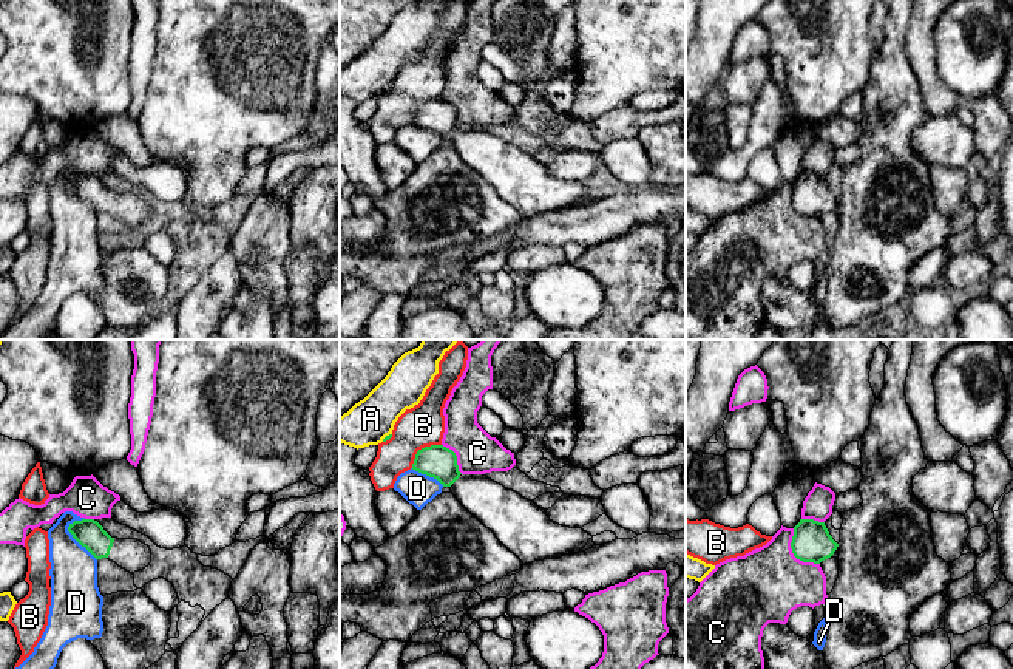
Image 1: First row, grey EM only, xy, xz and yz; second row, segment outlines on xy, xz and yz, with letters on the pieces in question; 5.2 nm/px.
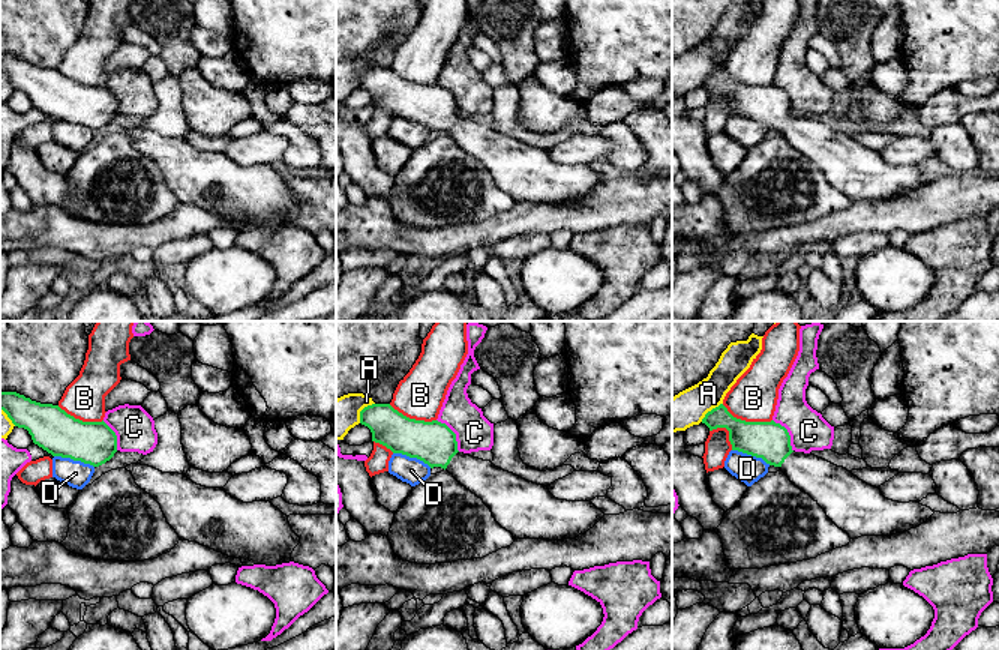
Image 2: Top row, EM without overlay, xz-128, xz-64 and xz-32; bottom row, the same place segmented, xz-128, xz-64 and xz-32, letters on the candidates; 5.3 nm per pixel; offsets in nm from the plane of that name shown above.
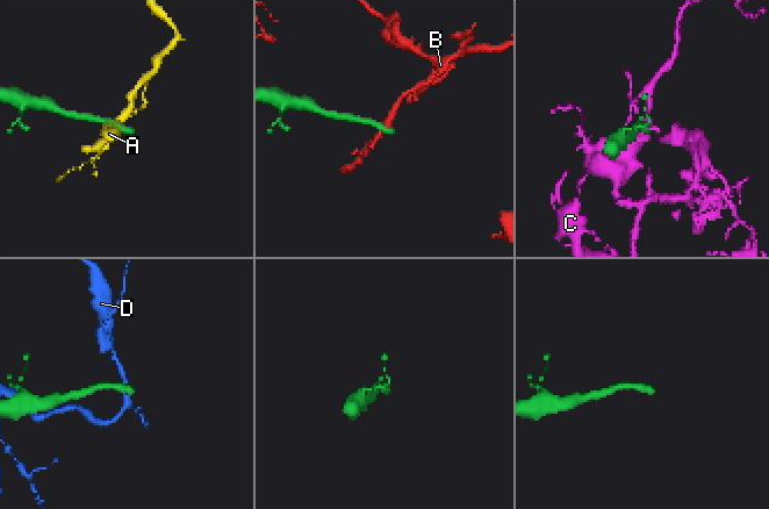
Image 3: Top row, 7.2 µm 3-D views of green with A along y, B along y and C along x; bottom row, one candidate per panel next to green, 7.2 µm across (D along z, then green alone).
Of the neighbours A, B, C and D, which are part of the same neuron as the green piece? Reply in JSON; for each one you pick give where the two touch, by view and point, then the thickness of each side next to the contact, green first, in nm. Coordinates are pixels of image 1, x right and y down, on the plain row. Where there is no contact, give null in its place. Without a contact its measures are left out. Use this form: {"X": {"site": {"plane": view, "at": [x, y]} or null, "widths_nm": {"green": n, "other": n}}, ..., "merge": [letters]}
{"merge": []}

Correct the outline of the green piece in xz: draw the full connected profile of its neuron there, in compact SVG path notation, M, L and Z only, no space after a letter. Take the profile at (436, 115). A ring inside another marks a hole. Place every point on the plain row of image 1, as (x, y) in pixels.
M443 99L418 104L412 124L449 141L457 155L523 219L579 207L593 193L582 182L554 178L533 155L483 128L462 128L456 107Z

